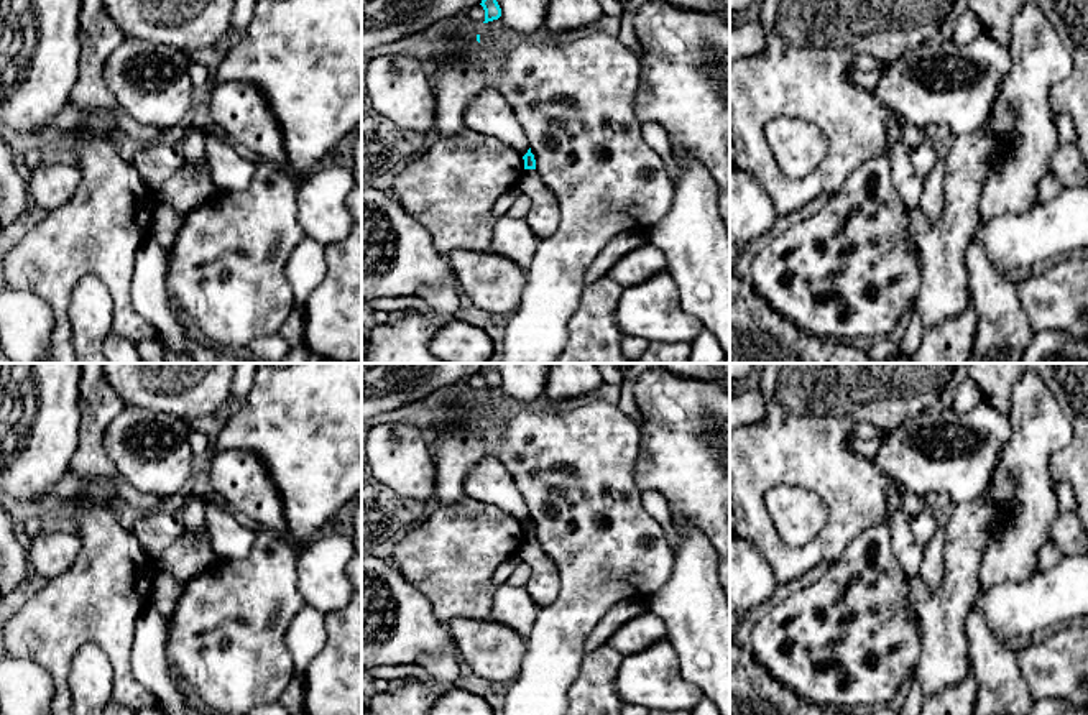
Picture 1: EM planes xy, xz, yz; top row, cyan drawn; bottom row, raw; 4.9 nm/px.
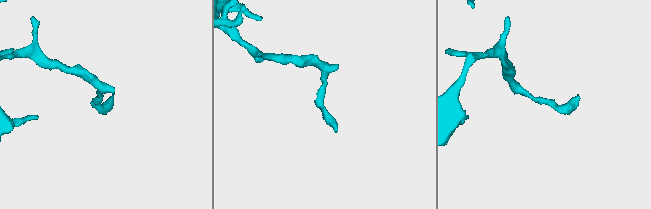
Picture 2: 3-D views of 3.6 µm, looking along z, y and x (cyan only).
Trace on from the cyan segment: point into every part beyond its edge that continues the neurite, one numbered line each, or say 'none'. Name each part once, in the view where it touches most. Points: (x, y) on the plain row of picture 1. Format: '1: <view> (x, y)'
none

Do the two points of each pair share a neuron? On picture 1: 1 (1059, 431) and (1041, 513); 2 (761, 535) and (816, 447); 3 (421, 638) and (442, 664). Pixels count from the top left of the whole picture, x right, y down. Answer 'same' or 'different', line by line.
1: same
2: same
3: different

